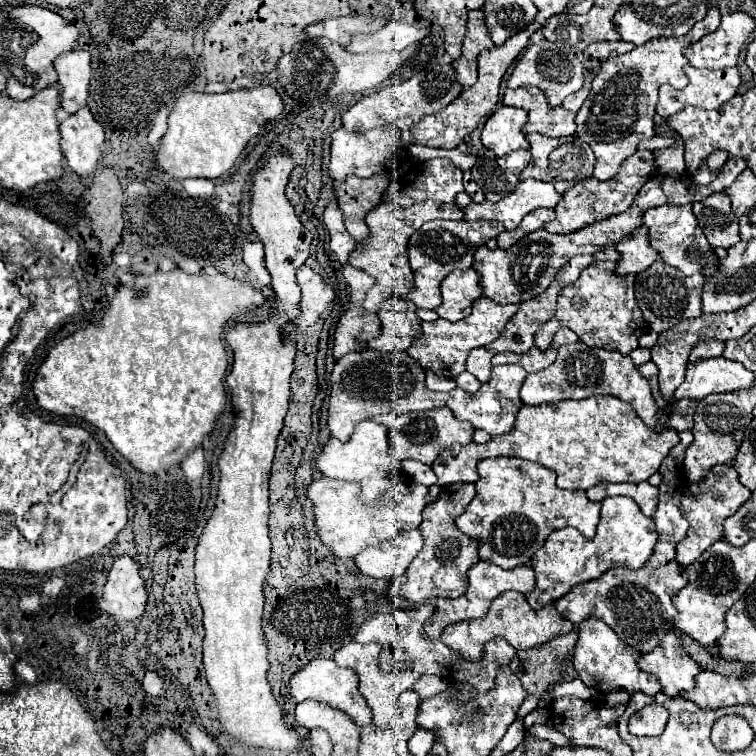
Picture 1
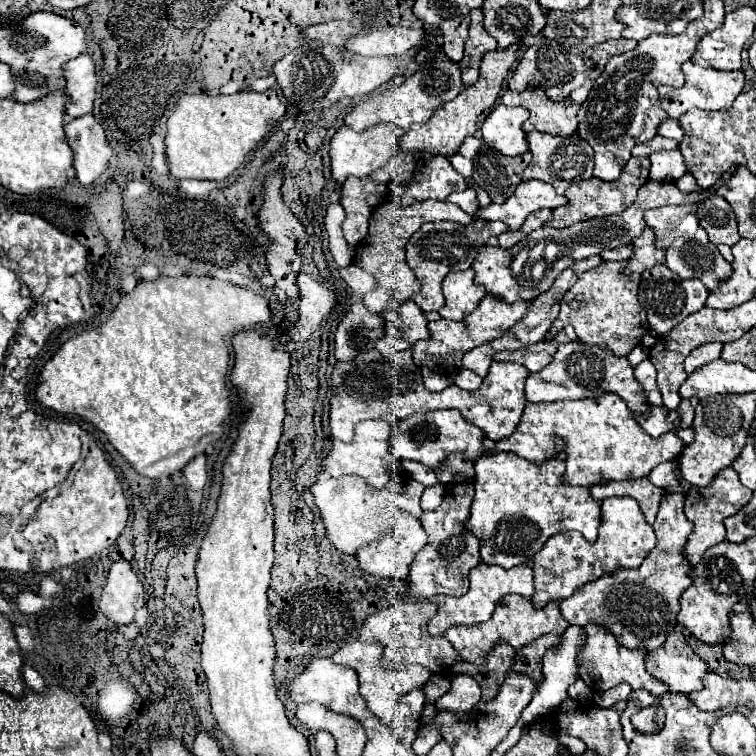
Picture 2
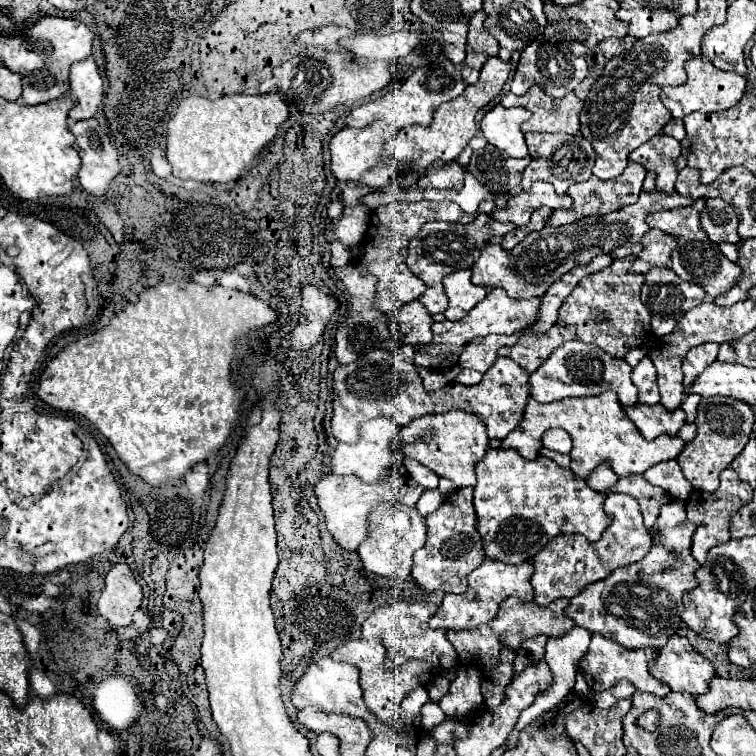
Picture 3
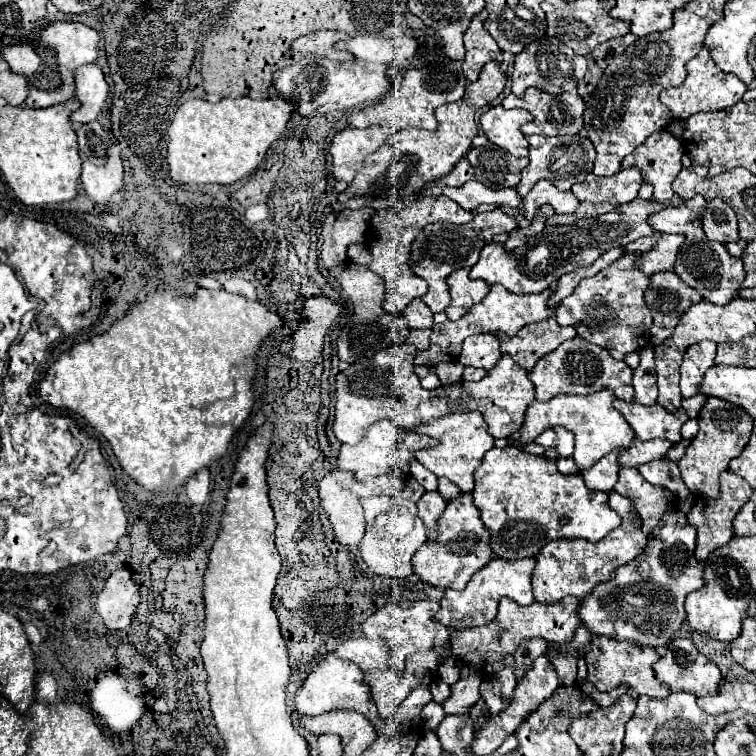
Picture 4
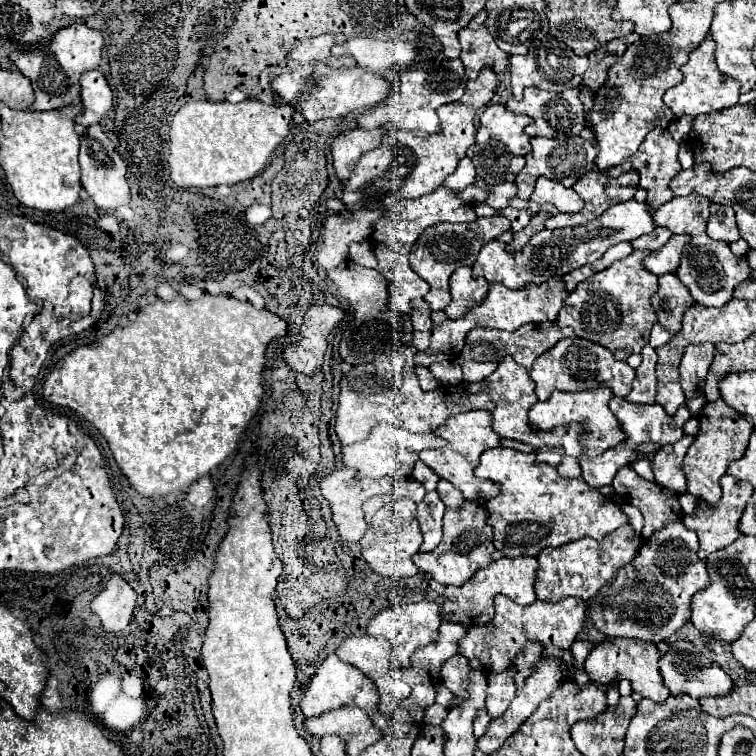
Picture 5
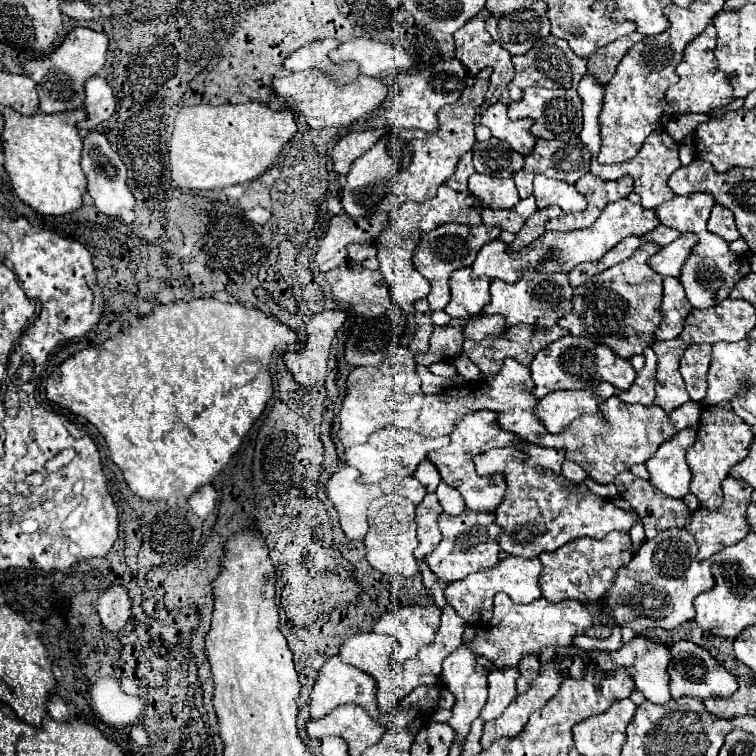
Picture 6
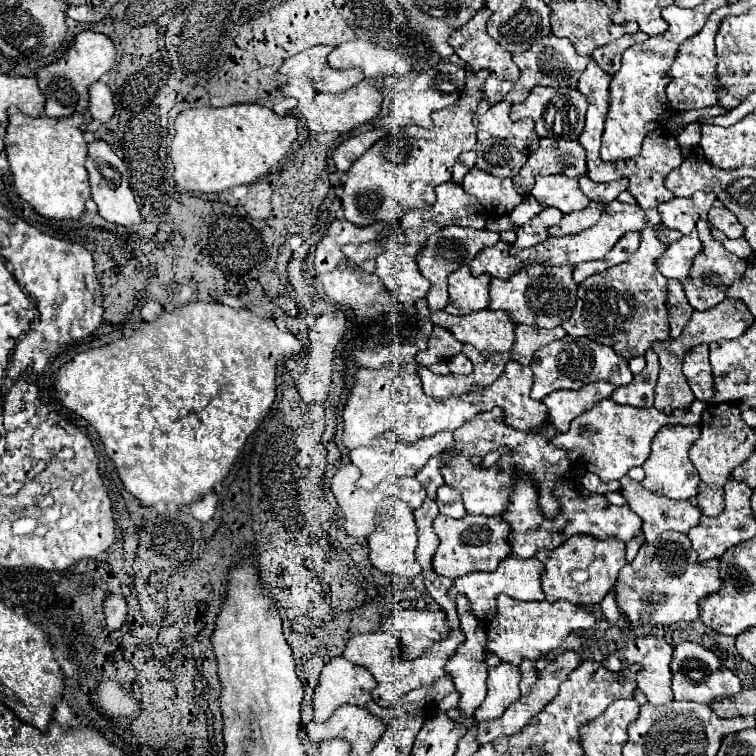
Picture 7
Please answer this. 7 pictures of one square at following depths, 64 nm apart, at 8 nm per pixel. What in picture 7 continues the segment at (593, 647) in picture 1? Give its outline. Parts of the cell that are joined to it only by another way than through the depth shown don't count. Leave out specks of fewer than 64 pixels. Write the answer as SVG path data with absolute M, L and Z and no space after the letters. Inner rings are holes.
M640 636L640 638L628 640L624 648L616 650L614 654L610 654L604 660L604 666L608 670L620 670L620 668L626 668L626 666L638 662L642 666L642 672L638 674L638 688L646 694L650 704L662 706L662 704L672 702L672 690L670 690L670 682L672 682L672 670L670 670L672 652L674 652L674 648L666 640L662 640L658 636Z

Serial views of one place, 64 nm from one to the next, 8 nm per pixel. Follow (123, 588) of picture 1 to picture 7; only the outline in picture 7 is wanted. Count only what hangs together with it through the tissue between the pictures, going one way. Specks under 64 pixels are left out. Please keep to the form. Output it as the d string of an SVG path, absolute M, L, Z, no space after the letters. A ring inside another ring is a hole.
M116 594L108 596L104 600L104 614L106 614L106 624L111 629L121 629L126 618L126 602Z

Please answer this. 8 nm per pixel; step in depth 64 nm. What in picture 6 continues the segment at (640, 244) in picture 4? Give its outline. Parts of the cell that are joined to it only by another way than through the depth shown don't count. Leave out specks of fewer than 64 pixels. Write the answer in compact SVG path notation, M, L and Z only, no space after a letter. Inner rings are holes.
M660 224L658 228L654 228L652 232L648 232L644 238L640 238L642 242L646 242L646 238L648 240L654 240L656 244L660 244L660 246L668 246L670 242L674 242L676 238L680 236L680 232L676 232L676 230L668 230L664 224Z

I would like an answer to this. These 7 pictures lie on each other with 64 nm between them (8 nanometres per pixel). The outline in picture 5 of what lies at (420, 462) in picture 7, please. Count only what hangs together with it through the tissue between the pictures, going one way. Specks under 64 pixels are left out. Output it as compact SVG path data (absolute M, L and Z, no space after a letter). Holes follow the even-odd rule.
M378 424L376 428L372 428L370 436L364 442L356 442L352 446L342 448L342 462L348 468L356 468L360 478L384 478L384 476L404 478L404 476L410 476L422 450L440 448L444 444L446 440L434 434L414 434L402 428L396 428L392 424Z

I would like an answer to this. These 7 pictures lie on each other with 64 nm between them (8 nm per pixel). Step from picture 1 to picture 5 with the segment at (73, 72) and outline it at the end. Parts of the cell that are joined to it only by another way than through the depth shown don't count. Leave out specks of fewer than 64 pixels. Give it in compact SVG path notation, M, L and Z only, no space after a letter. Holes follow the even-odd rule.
M100 70L86 72L80 78L82 86L82 114L76 118L76 124L88 128L98 124L112 110L112 90Z

